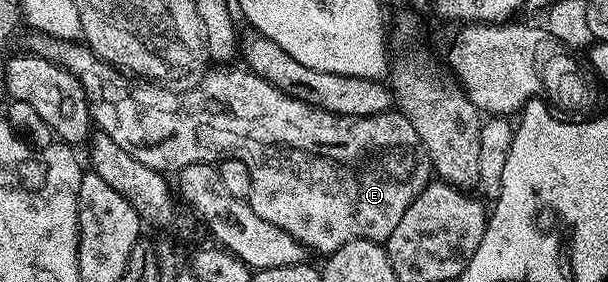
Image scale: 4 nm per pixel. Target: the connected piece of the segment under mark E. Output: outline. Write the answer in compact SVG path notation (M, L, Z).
M38 31L30 32L30 34L29 45L27 45L28 52L33 53L36 57L47 59L67 71L71 71L71 75L75 75L75 79L79 79L79 83L89 99L89 114L93 117L94 126L111 139L115 139L115 143L119 143L119 147L123 147L123 151L127 151L127 155L139 159L139 163L143 163L143 167L151 167L155 172L166 175L180 174L181 170L186 169L188 165L194 165L200 161L220 163L227 159L239 159L243 163L247 163L247 167L251 171L251 195L247 200L255 211L255 215L267 219L267 223L275 223L275 227L283 227L283 231L287 231L287 235L299 239L299 243L304 245L306 250L313 252L314 249L315 252L321 253L320 255L328 255L339 251L339 247L343 247L343 243L351 243L355 239L367 239L378 243L388 241L391 231L395 231L399 219L403 219L403 211L407 211L407 207L411 207L413 200L429 186L431 180L429 156L415 131L415 127L411 127L409 120L399 111L380 113L370 117L335 115L331 111L316 109L313 105L308 105L283 91L279 91L279 87L267 83L262 77L250 73L244 67L238 67L238 69L233 69L234 67L217 67L214 68L214 73L209 73L202 79L201 85L193 85L190 89L169 89L173 87L165 83L147 81L132 75L126 75L122 70L115 68L114 65L108 65L103 59L95 56L89 50L88 45L84 43L64 41Z

